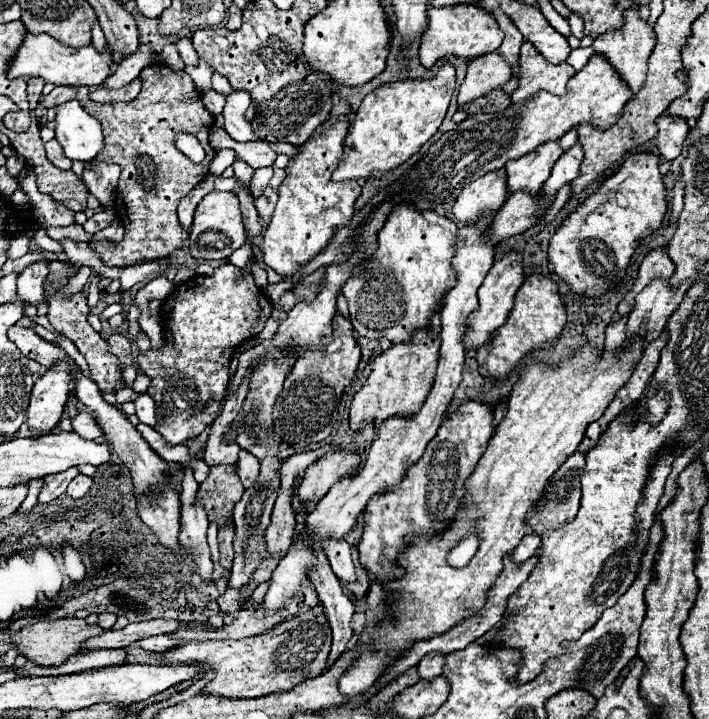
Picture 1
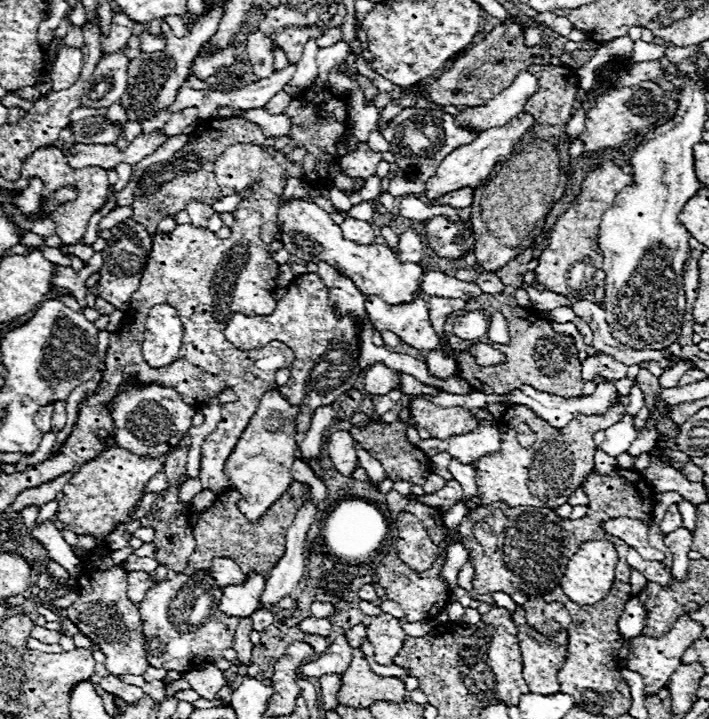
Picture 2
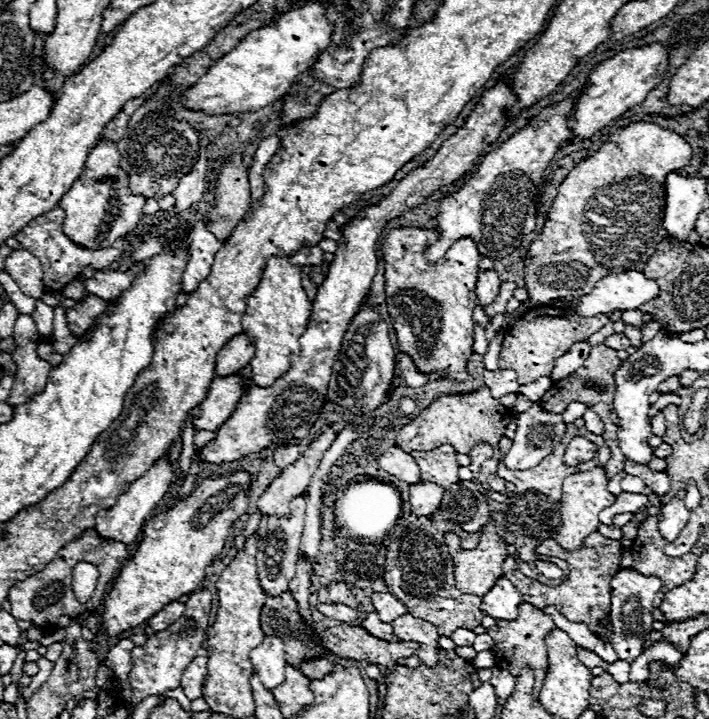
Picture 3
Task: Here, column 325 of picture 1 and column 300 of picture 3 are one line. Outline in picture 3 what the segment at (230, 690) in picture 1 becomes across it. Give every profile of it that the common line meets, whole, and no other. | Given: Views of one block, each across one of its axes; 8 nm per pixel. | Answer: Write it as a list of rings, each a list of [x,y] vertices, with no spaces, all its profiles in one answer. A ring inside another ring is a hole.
[[[284,592],[280,598],[270,596],[266,600],[266,604],[260,612],[260,628],[264,628],[266,636],[280,636],[280,640],[284,640],[286,662],[294,668],[300,668],[300,664],[304,660],[312,660],[322,654],[334,654],[344,660],[358,660],[358,662],[366,660],[376,666],[388,666],[388,664],[396,664],[400,658],[408,658],[408,656],[416,654],[416,650],[418,650],[416,642],[378,640],[378,638],[366,634],[366,630],[362,630],[360,626],[348,626],[348,624],[326,628],[322,634],[318,634],[308,624],[304,624],[302,616],[298,614],[298,604],[296,604],[296,600],[292,600],[290,592]]]

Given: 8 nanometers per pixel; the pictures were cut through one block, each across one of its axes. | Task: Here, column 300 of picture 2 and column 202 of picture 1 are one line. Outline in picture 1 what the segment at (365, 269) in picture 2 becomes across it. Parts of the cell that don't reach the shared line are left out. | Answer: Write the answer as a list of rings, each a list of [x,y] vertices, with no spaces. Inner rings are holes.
[[[212,192],[204,196],[204,200],[198,204],[194,212],[194,222],[192,222],[188,240],[190,240],[188,248],[192,258],[222,260],[222,258],[228,258],[234,250],[238,250],[246,242],[238,196],[232,192]]]

